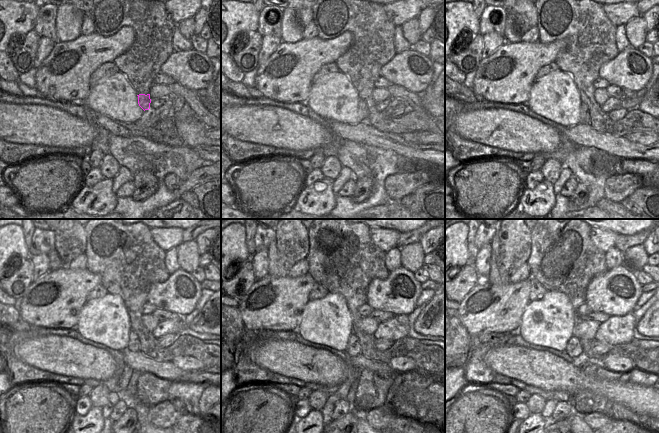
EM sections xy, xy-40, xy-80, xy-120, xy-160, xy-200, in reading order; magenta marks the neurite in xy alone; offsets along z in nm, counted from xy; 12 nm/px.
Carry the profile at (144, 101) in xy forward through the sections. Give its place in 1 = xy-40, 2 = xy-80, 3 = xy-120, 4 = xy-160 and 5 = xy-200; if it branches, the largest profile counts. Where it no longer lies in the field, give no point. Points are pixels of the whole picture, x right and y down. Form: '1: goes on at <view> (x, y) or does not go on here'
1: goes on at xy-40 (362, 109)
2: goes on at xy-80 (584, 118)
3: goes on at xy-120 (133, 342)
4: goes on at xy-160 (353, 348)
5: goes on at xy-200 (574, 349)

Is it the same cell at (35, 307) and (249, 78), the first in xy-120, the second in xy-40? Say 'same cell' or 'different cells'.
different cells

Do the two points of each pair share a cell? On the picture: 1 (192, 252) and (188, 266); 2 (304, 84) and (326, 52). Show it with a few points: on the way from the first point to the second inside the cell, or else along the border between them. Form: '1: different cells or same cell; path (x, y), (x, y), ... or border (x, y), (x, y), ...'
1: same cell; path (189, 255), (188, 263)
2: same cell; path (304, 76), (304, 73), (318, 59)

